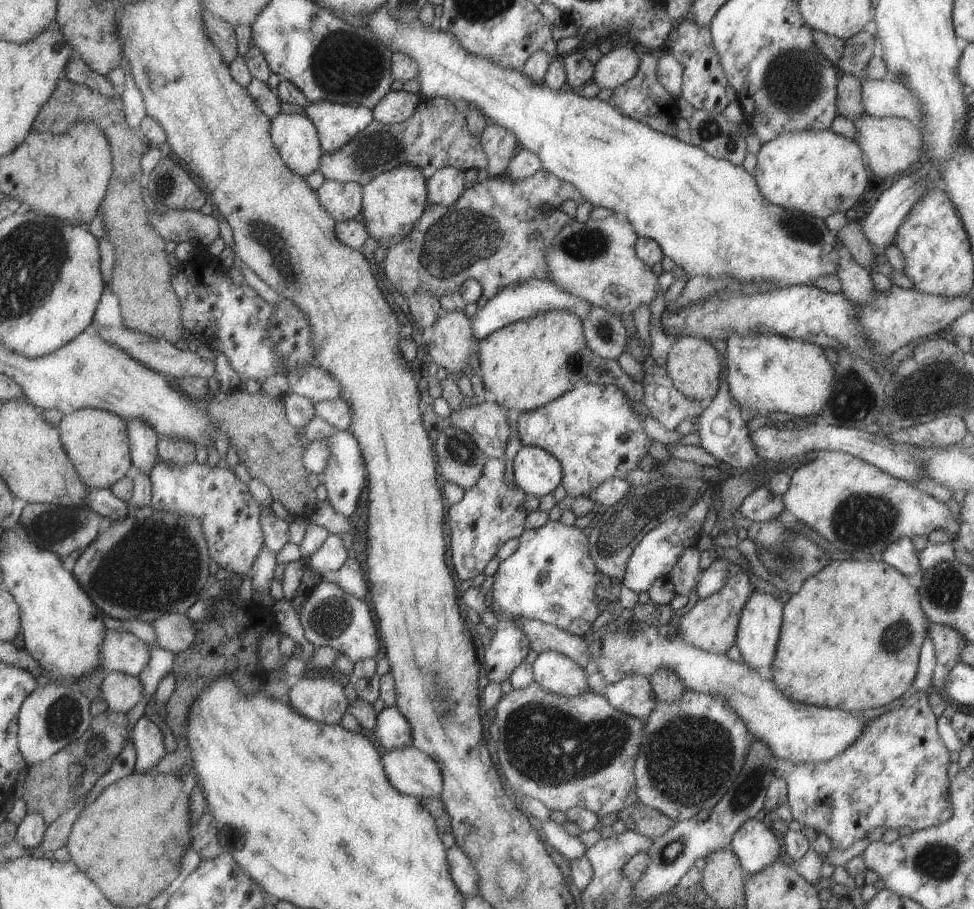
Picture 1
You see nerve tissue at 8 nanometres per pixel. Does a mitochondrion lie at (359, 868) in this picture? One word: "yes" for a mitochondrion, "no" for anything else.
yes

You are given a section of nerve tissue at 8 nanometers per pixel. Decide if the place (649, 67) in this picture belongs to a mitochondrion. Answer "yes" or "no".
no

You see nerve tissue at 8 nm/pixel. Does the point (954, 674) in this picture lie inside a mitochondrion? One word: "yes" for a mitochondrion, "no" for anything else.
no

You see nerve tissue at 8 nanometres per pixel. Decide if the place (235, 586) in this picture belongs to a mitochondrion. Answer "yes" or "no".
no

